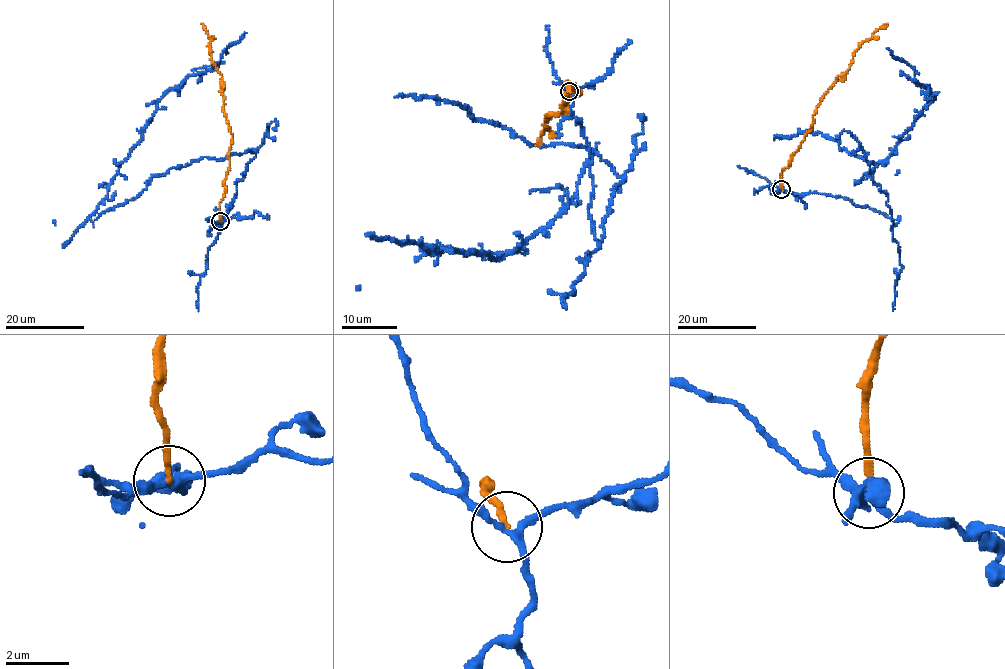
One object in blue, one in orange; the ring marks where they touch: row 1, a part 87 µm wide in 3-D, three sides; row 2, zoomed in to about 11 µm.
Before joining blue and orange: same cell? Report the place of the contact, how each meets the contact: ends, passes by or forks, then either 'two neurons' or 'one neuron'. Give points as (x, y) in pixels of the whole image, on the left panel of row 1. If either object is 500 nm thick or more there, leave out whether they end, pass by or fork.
place (220, 221); blue forks; orange ends; two neurons

